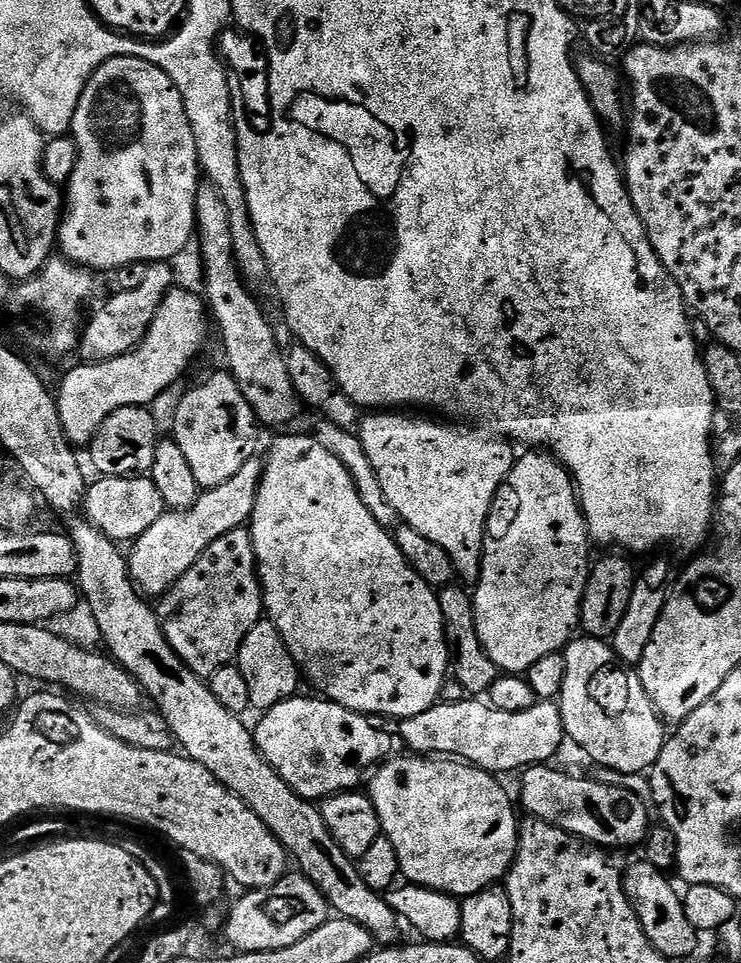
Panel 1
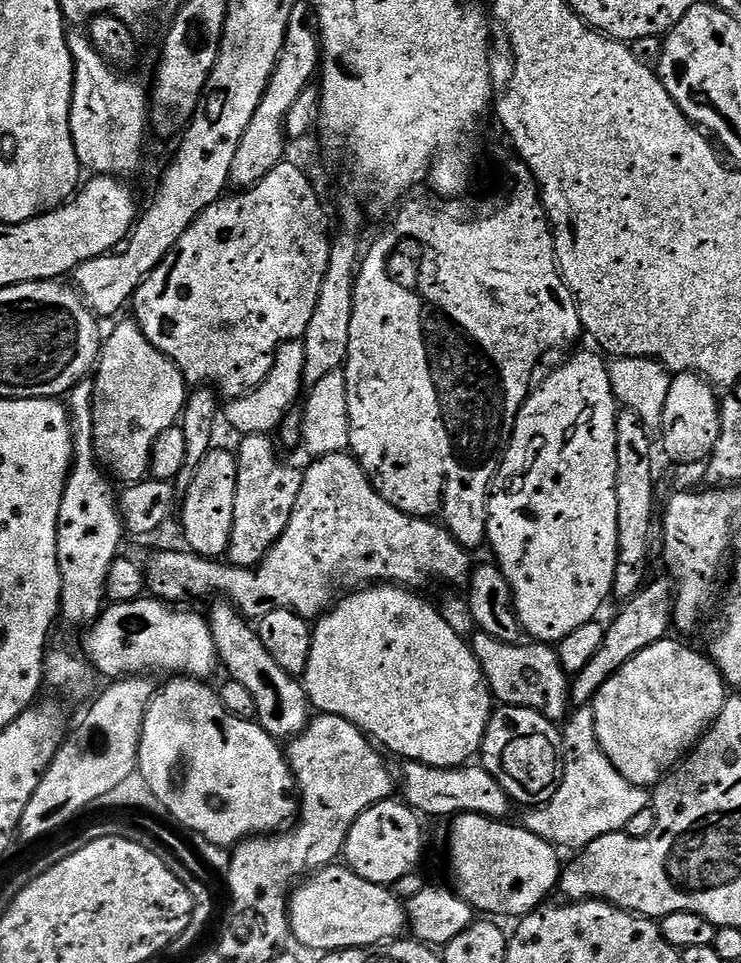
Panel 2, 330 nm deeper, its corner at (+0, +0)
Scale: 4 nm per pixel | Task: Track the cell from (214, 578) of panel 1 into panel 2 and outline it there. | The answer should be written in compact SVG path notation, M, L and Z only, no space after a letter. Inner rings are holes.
M250 434L242 436L237 446L238 486L234 490L234 524L230 530L230 546L226 553L227 563L235 568L254 568L261 564L266 554L282 538L286 526L290 522L290 514L294 514L294 502L298 502L298 490L302 490L303 471L292 464L287 464L280 457L281 449L271 435Z

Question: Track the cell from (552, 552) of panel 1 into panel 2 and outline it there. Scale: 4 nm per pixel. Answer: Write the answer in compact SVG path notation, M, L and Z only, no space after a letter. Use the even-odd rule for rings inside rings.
M595 351L580 352L572 356L568 364L556 368L544 381L535 385L528 401L520 407L516 425L512 431L512 440L504 451L500 469L496 471L495 481L488 497L488 535L487 543L492 543L495 563L502 570L506 582L512 587L512 600L516 604L516 613L520 625L533 641L543 642L549 646L559 644L566 634L574 634L578 626L597 619L600 607L612 596L614 570L618 566L618 494L616 493L616 475L618 474L618 450L616 449L616 414L618 403L612 393L608 377L609 365L600 361Z

